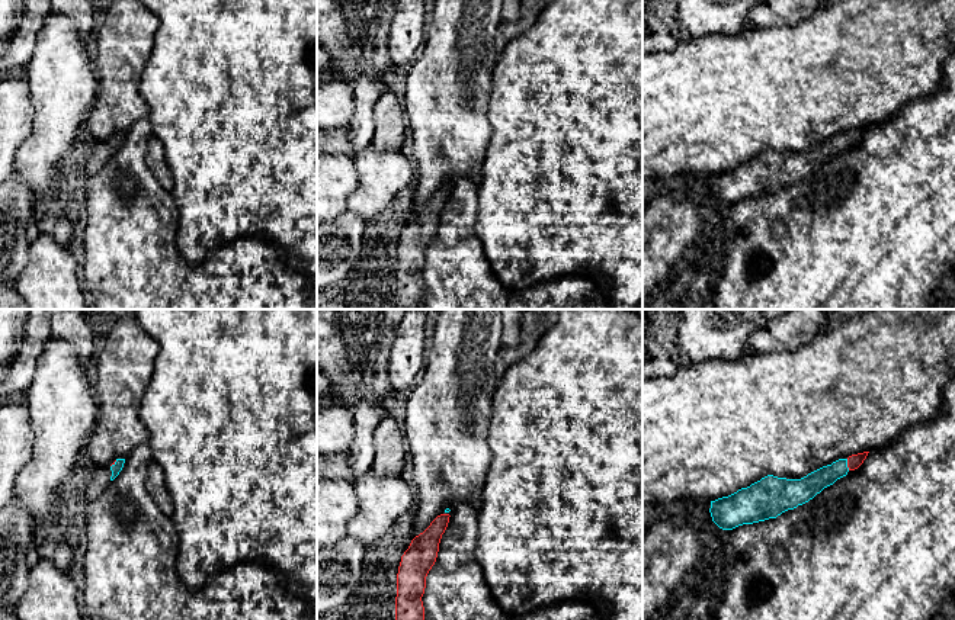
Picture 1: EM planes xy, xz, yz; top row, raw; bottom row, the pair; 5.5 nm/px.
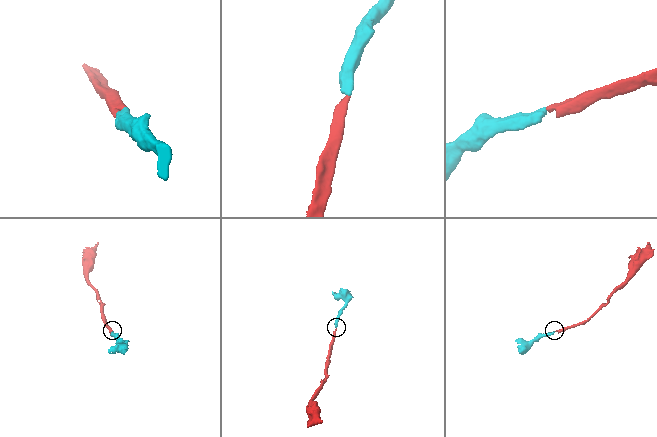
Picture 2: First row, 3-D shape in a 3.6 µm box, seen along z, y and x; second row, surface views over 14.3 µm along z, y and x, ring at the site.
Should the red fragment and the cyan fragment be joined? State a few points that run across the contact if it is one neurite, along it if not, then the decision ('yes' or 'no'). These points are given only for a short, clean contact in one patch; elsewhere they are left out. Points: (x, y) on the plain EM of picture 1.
line yz (855, 135), (848, 140), (808, 161); yes

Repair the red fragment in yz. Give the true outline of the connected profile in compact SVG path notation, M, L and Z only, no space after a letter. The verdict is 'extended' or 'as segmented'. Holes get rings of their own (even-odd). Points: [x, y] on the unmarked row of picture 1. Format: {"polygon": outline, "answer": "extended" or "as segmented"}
{"polygon": "M869 126L839 134L801 154L767 150L747 163L711 176L712 196L722 205L776 193L788 184L802 180L833 160L837 154L858 144Z", "answer": "extended"}

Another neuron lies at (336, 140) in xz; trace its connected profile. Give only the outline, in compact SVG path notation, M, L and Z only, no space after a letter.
M347 126L334 129L317 129L317 154L331 151L352 155L352 144Z

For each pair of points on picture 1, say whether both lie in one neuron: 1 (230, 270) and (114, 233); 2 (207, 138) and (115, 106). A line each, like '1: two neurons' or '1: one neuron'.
1: one neuron
2: two neurons

